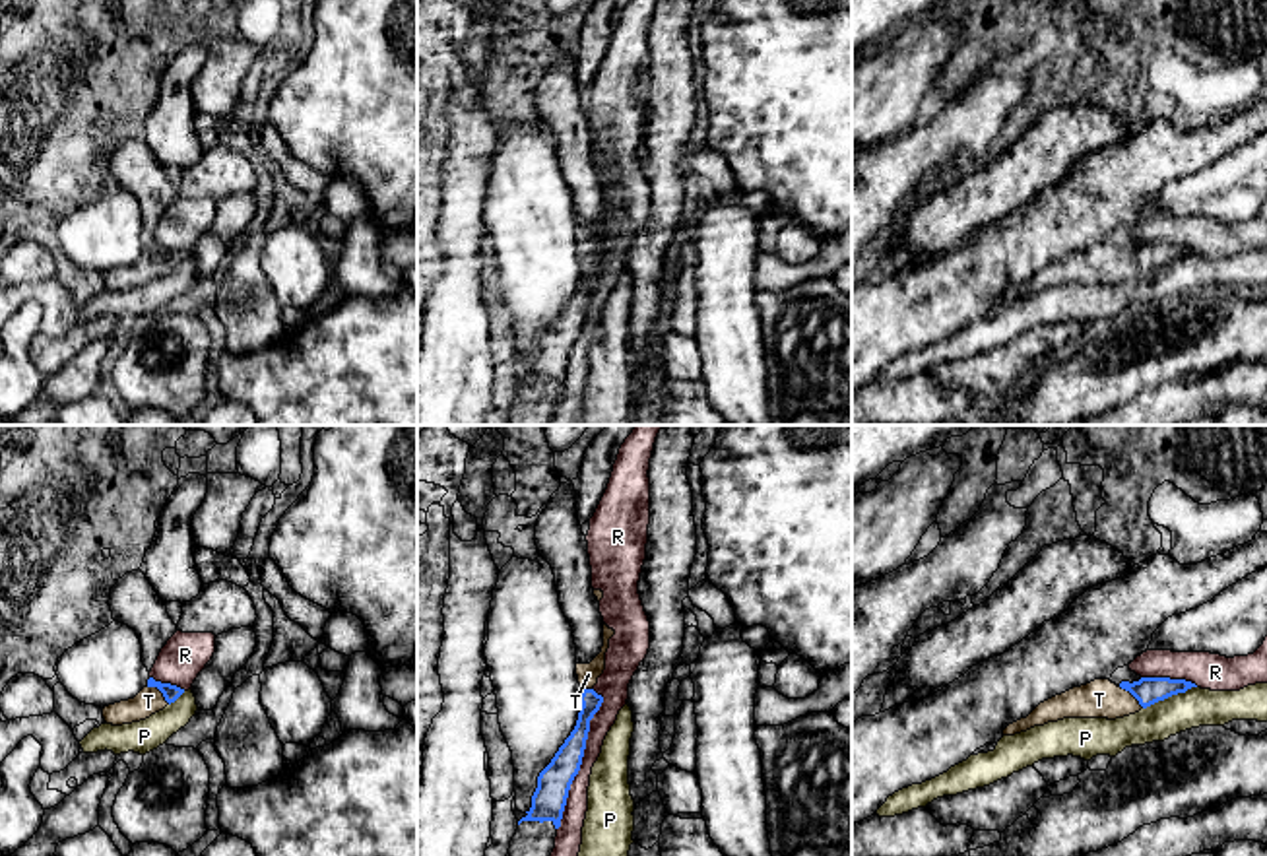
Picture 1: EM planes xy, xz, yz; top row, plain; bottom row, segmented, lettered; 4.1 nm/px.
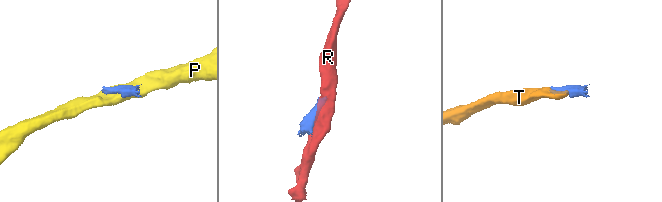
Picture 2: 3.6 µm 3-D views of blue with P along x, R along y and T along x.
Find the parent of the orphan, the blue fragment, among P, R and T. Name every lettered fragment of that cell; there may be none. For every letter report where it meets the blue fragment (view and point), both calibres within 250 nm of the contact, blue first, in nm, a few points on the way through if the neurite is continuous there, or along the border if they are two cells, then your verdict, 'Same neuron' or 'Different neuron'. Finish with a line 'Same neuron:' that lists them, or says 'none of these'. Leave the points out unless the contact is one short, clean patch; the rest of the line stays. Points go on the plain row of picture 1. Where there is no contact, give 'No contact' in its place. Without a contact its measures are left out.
P: Touches blue at yz (1169, 261). Thickness 110 nm (blue) against 160 nm. Different neuron
R: Touches blue at xz (581, 325). Thickness 140 nm (blue) against 100 nm. Different neuron
T: Touches blue at xy (160, 255). Thickness 70 nm (blue) against 110 nm. Path across: xy (171, 259), (160, 255), (148, 266). Same neuron
Same neuron: T

